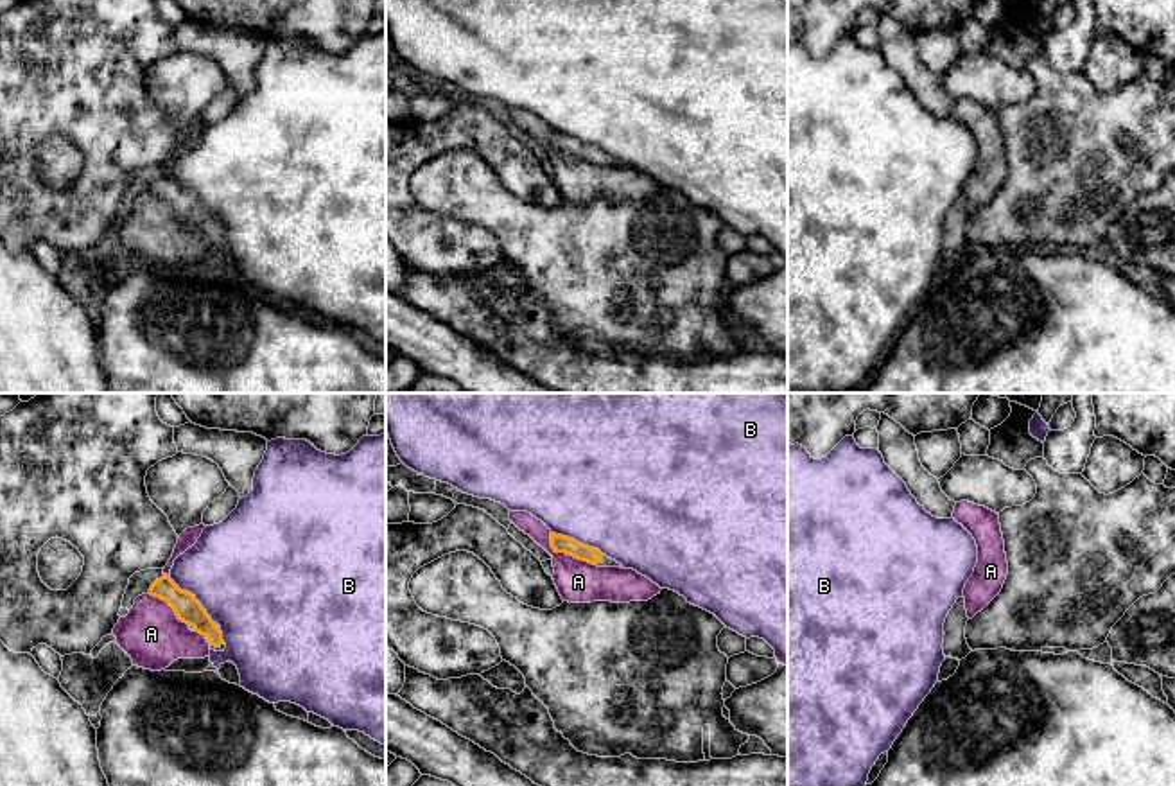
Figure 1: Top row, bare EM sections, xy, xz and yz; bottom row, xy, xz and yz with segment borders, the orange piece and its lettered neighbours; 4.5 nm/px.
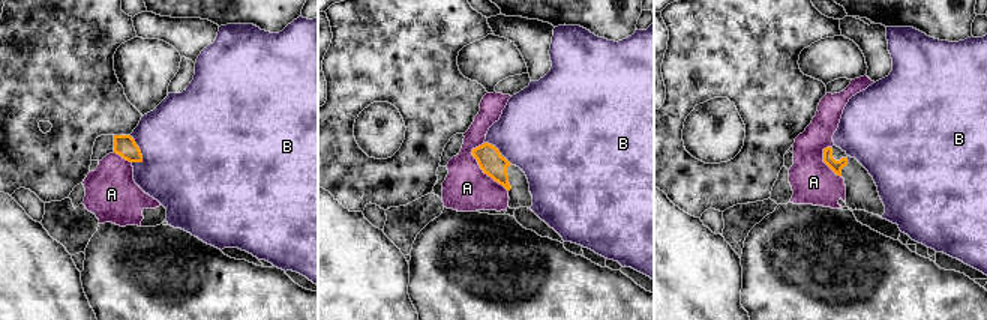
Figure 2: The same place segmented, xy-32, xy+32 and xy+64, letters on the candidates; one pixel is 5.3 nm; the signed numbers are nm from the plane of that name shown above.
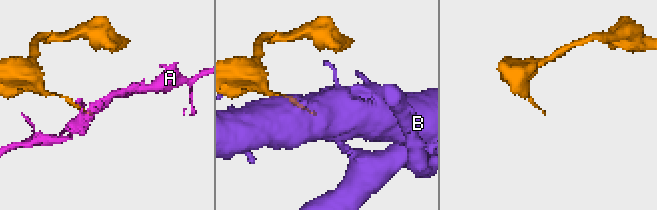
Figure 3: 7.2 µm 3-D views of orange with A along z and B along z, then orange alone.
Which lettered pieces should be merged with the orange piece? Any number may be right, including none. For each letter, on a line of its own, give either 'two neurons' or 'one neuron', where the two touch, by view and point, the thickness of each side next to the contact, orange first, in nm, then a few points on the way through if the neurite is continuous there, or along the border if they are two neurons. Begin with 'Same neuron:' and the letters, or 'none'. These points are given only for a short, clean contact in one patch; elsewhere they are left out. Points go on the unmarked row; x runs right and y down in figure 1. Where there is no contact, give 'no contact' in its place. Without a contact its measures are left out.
Same neuron: none
A: two neurons | xz (567, 151) | 80/190 nm
B: two neurons | xz (576, 139) | 80/500 nm

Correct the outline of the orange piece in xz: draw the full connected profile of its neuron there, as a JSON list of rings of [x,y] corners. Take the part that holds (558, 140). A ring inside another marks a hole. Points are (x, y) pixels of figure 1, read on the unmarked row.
[[[551,131],[551,145],[554,147],[554,151],[570,153],[578,158],[588,160],[597,165],[621,165],[621,167],[624,167],[621,162],[608,156],[599,147],[583,144],[578,138],[563,135],[563,133]]]

